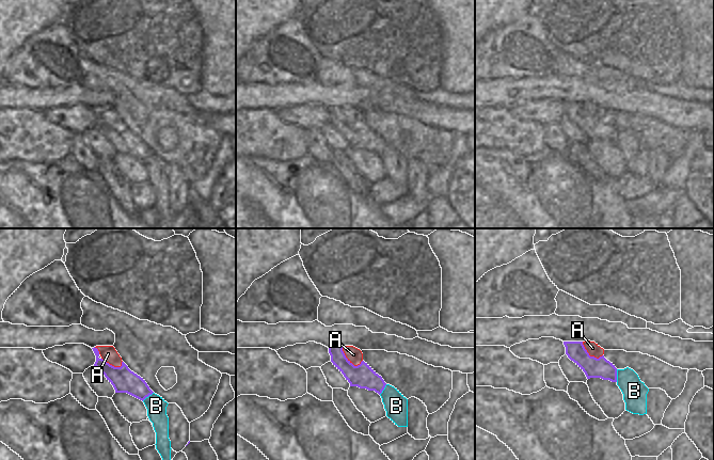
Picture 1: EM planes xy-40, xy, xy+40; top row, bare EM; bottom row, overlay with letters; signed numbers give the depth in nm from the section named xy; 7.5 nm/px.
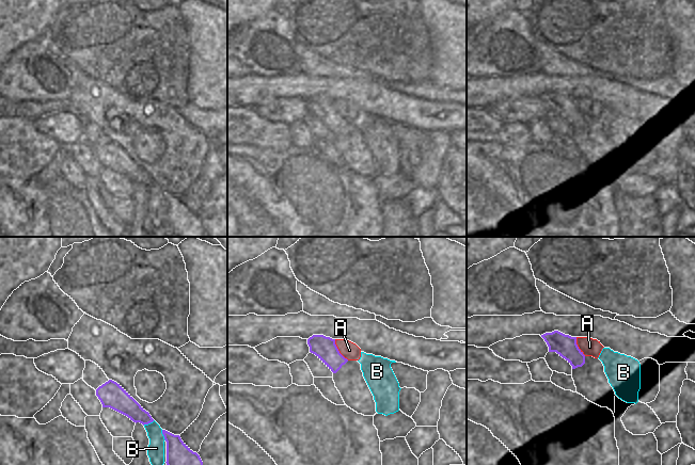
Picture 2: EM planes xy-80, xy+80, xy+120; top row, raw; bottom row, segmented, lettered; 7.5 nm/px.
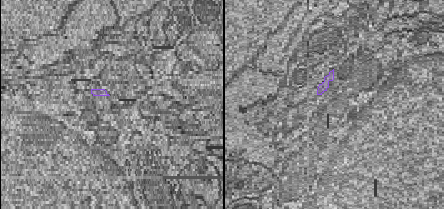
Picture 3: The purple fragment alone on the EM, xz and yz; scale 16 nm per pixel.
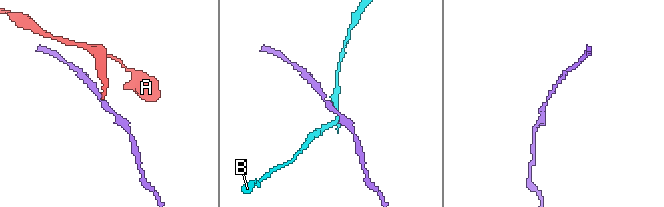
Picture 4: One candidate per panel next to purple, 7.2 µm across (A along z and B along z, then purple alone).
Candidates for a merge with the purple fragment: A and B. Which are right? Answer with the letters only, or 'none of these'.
none of these

